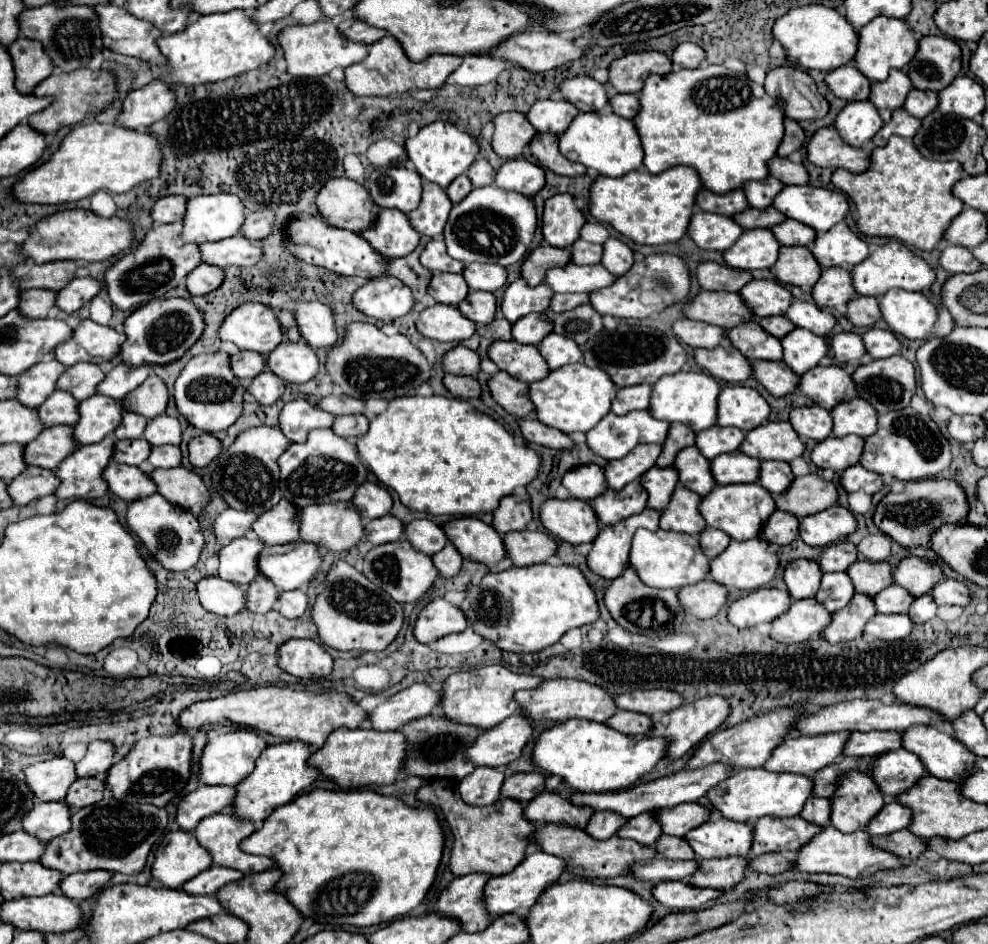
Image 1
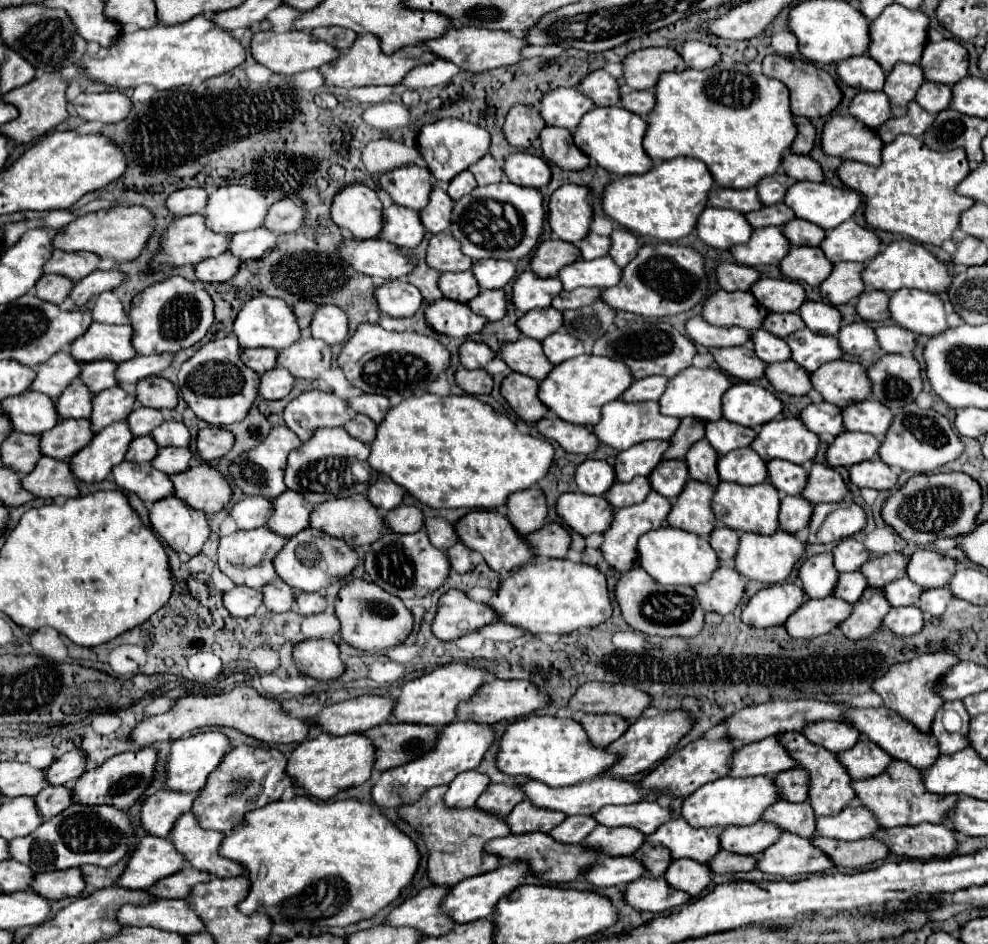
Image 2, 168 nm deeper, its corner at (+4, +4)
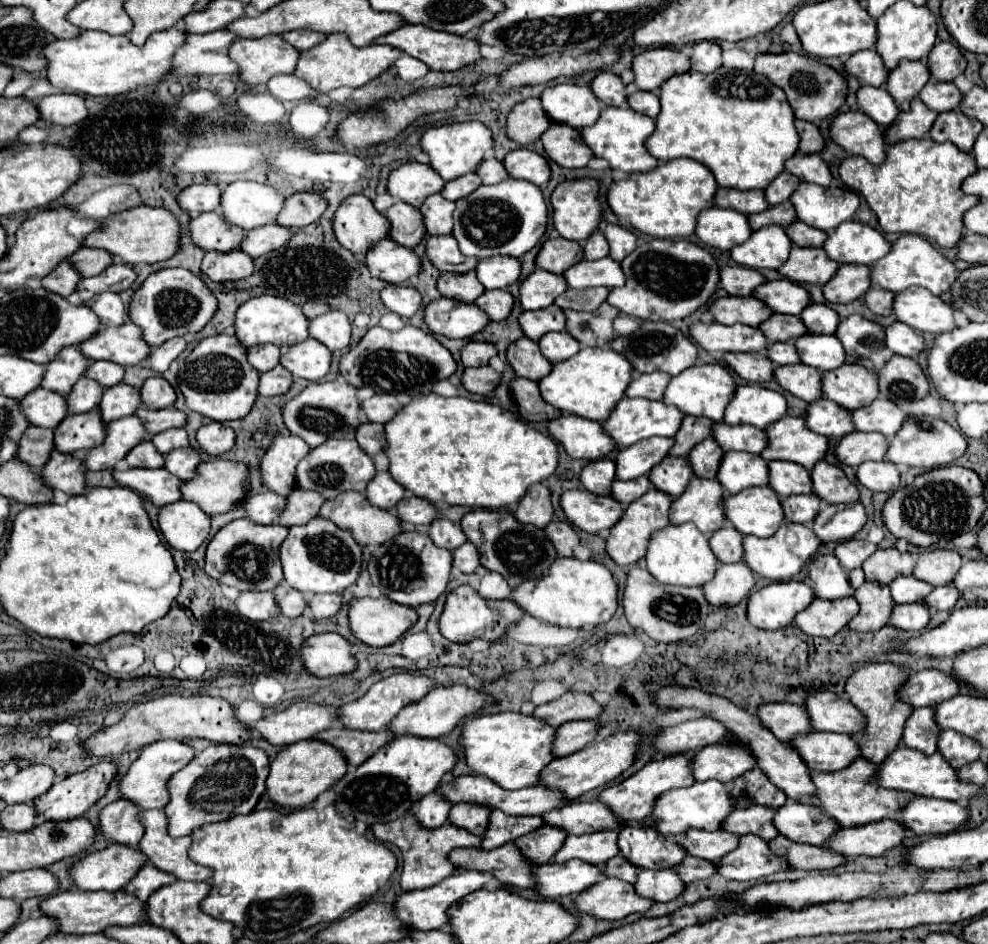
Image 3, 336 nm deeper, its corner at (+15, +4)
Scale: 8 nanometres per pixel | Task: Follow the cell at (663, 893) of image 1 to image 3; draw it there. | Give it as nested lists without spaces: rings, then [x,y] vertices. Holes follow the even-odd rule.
[[[609,876],[575,898],[575,906],[581,912],[603,920],[621,920],[633,912],[647,912],[653,904],[655,900],[637,894],[633,884]]]

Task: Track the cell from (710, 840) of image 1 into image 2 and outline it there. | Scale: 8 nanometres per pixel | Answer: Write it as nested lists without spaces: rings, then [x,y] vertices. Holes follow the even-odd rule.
[[[682,818],[664,822],[656,832],[646,836],[646,842],[650,846],[668,848],[672,860],[690,858],[702,864],[720,850],[720,836],[714,828],[692,828]]]

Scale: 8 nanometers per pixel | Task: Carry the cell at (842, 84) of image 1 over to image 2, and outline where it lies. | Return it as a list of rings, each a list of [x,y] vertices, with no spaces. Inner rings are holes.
[[[868,54],[864,56],[854,56],[838,64],[838,76],[854,88],[860,90],[882,90],[886,74],[880,68],[880,64],[870,58]]]

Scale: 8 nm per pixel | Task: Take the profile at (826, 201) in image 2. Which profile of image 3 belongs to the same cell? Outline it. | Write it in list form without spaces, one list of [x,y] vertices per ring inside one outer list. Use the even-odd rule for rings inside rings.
[[[801,182],[789,200],[801,222],[823,232],[835,230],[841,222],[851,220],[859,208],[859,196],[855,192],[823,188],[809,182]]]

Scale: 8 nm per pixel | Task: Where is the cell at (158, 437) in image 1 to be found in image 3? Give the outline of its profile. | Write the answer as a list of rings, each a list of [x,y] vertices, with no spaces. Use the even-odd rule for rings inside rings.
[[[171,428],[171,430],[165,430],[161,434],[155,434],[151,438],[151,442],[155,444],[157,452],[161,452],[161,454],[167,454],[173,448],[189,446],[189,438],[187,438],[187,432],[183,428]]]

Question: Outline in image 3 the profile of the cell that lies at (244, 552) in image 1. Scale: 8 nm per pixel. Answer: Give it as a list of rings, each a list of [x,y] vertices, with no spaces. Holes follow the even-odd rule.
[[[233,520],[223,526],[207,546],[205,572],[219,584],[233,586],[237,590],[273,590],[283,580],[279,562],[279,546],[285,540],[289,528],[271,524],[261,526],[249,520]]]

